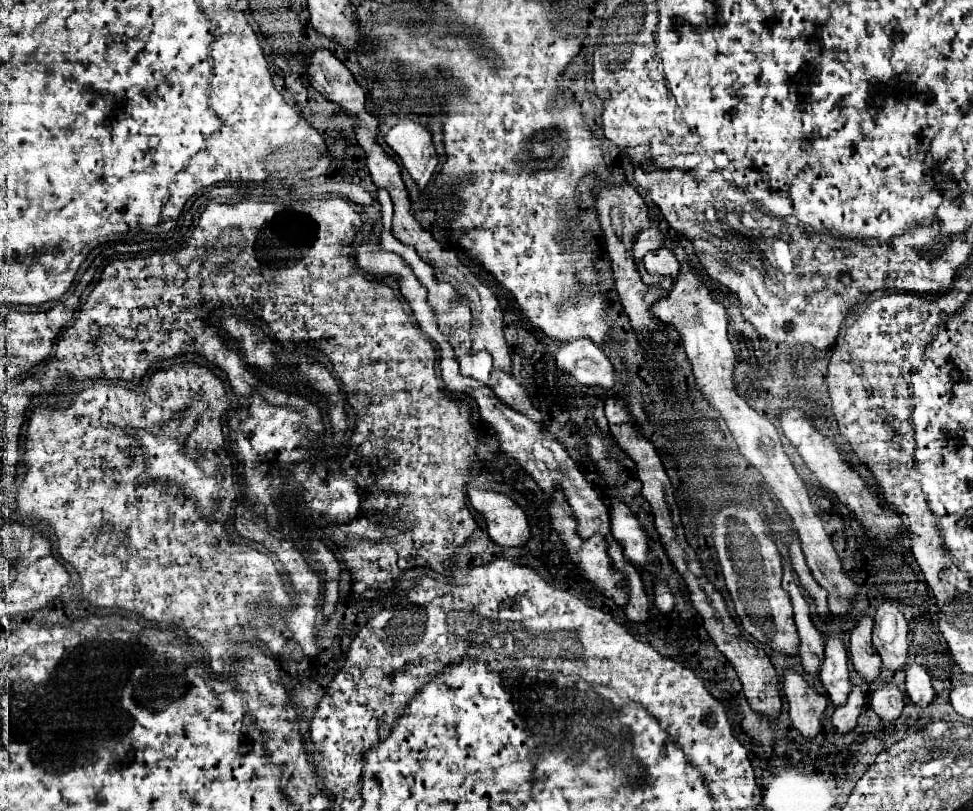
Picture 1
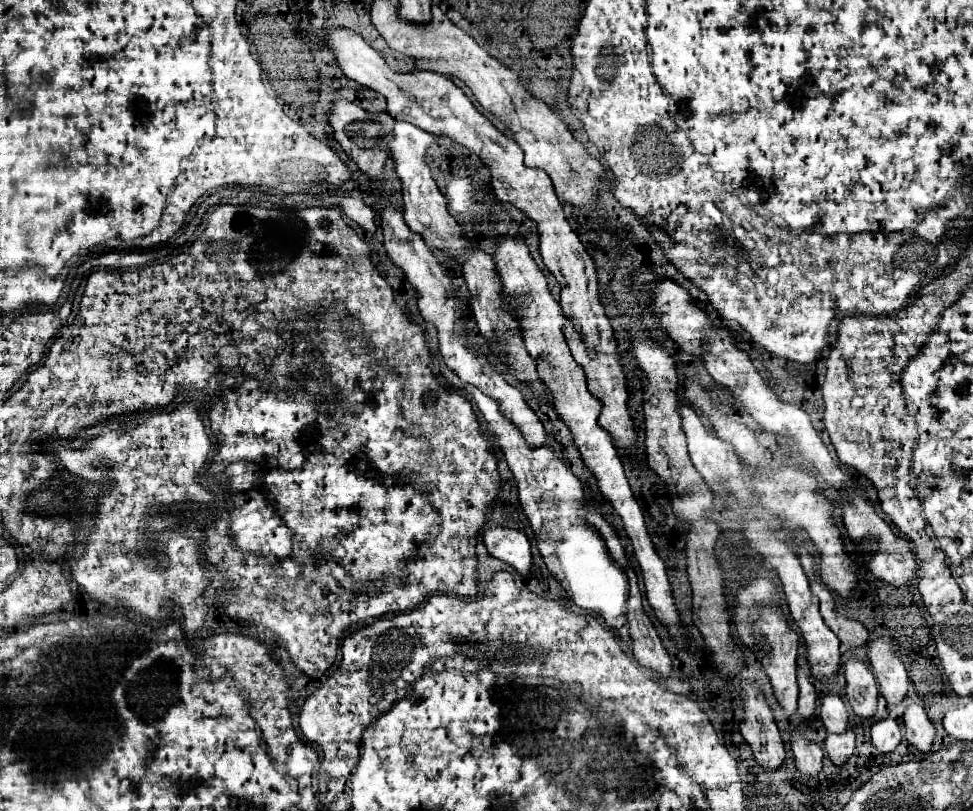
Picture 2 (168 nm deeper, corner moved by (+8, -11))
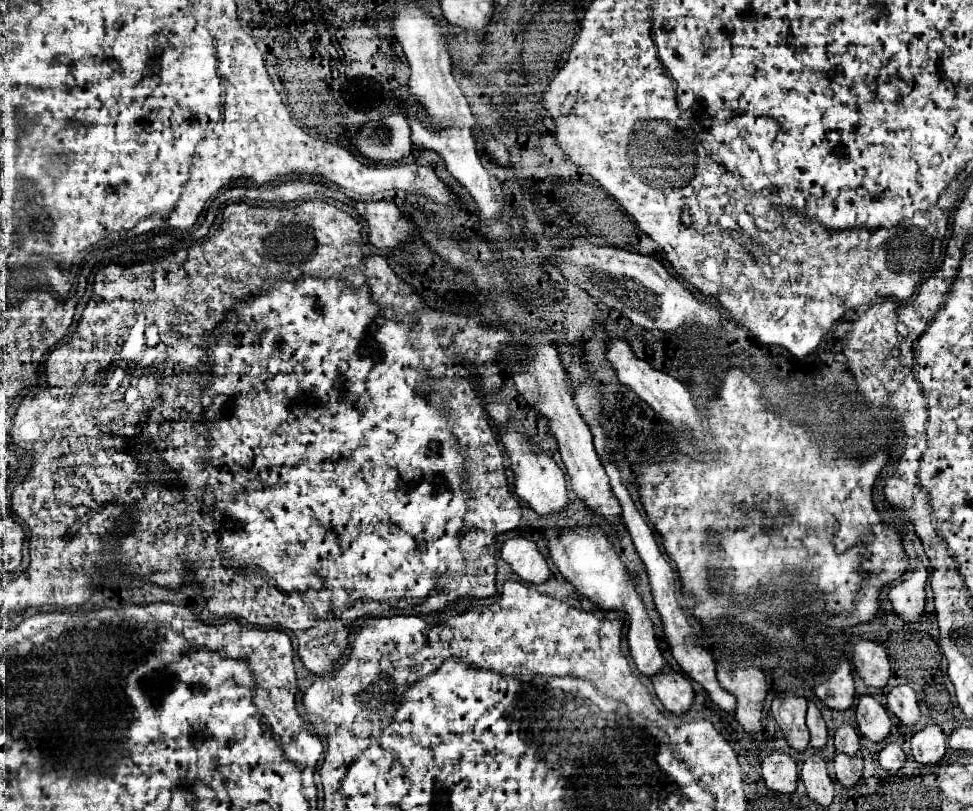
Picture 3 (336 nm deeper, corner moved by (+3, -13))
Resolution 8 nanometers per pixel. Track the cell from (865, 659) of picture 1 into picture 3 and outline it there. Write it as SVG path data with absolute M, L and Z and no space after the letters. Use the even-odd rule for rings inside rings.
M862 696L856 706L858 730L872 742L882 742L890 734L890 716L886 708L872 696Z

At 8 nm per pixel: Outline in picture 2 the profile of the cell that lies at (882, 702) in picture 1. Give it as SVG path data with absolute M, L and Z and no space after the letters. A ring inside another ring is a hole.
M883 718L871 724L871 740L879 752L893 752L901 738L903 732L893 718Z

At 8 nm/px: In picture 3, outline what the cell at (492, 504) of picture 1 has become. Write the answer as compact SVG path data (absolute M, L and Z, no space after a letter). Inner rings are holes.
M514 536L504 542L502 558L512 566L512 570L530 584L544 584L550 578L550 568L538 546L526 538Z

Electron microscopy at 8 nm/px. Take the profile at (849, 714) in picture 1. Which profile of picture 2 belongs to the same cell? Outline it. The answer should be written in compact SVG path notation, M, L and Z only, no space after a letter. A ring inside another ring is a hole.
M847 728L843 734L827 734L825 738L827 756L837 766L843 764L853 754L853 748L855 748L855 736L851 728Z

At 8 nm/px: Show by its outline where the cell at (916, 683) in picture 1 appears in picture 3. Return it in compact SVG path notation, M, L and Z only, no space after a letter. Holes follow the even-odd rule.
M926 726L912 736L912 758L920 764L938 764L946 752L946 736L938 726Z

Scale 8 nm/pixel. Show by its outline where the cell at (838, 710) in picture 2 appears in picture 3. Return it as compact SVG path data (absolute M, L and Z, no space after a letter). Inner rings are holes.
M842 724L836 730L834 746L836 746L836 752L842 752L846 756L858 756L860 754L860 736L850 724Z

